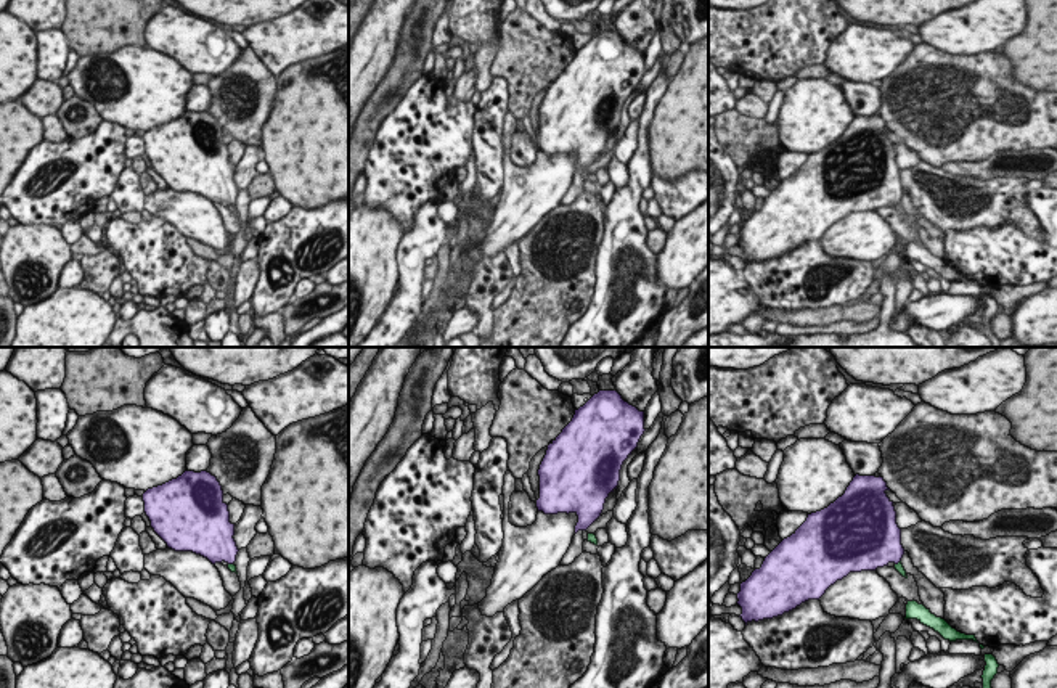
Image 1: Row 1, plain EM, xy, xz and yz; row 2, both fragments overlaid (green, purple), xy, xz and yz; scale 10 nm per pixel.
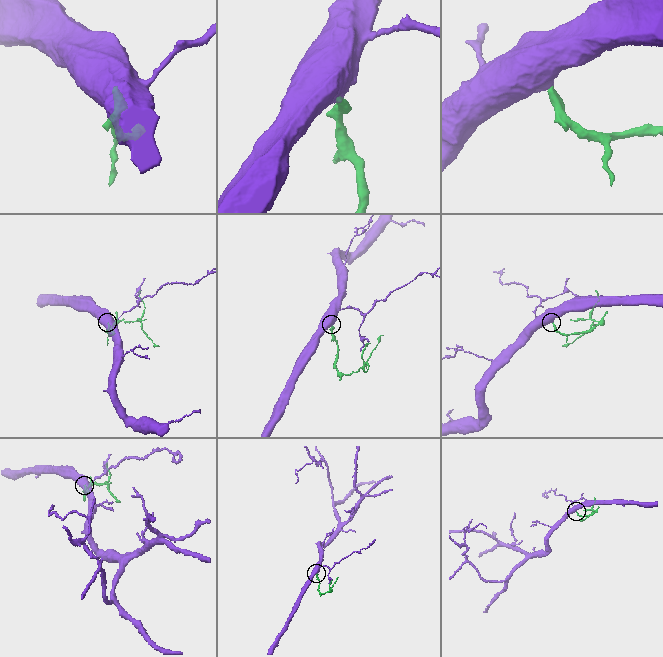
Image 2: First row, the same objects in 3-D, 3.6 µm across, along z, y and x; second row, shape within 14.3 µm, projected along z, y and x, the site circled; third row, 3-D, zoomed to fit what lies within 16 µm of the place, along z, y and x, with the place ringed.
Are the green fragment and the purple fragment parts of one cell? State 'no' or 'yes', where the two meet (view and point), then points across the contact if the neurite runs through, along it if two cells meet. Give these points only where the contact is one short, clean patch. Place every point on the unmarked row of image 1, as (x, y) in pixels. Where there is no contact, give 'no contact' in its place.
yes; contact yz (898, 203); way yz (898, 206), (898, 203), (881, 185)

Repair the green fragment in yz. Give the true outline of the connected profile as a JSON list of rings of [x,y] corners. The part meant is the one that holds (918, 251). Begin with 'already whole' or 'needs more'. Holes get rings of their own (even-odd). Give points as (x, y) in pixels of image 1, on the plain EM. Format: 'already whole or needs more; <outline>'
already whole; [[[908,241],[906,244],[906,257],[904,259],[917,259],[920,264],[933,268],[938,272],[945,280],[956,281],[956,280],[973,280],[977,281],[975,275],[965,275],[953,268],[945,259],[937,257],[930,252],[924,244],[917,241]]]

